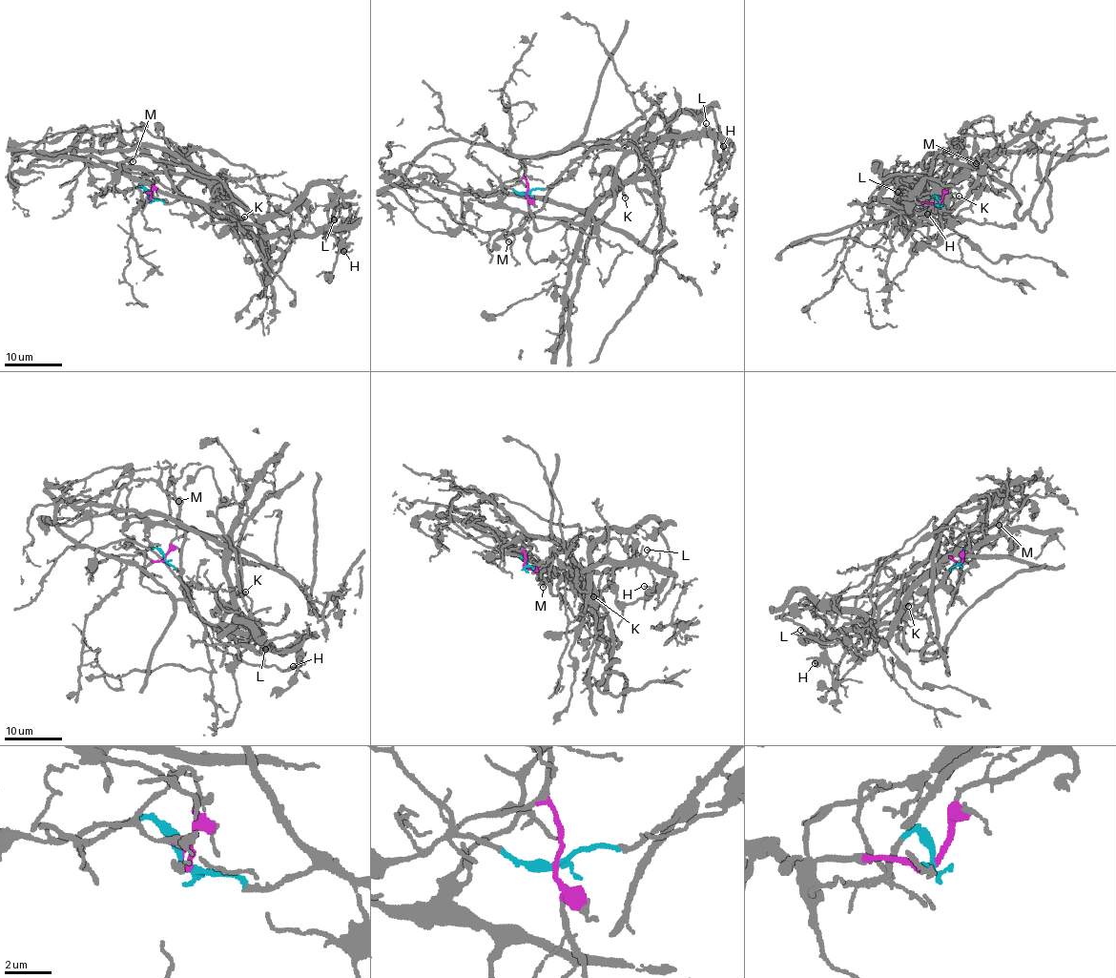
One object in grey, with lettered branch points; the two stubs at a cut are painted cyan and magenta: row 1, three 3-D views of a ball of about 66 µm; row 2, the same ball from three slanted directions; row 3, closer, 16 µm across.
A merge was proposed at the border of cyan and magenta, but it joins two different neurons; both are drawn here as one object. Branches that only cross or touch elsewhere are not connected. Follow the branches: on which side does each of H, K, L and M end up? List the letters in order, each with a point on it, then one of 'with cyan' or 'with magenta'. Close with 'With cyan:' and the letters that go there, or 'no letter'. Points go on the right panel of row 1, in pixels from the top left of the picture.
H: place (927, 214); with cyan
K: place (959, 196); with cyan
L: place (898, 192); with cyan
M: place (976, 163); with cyan
With cyan: H, K, L, M

